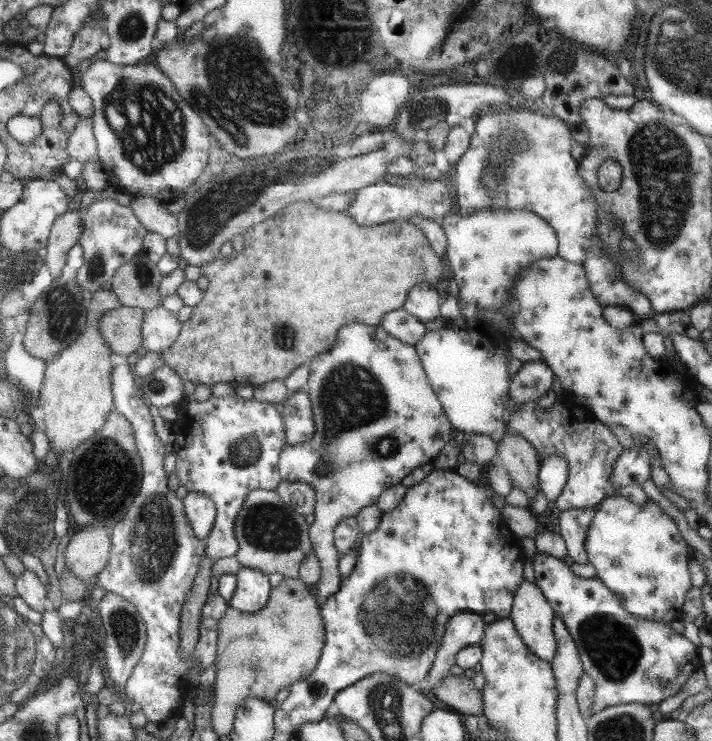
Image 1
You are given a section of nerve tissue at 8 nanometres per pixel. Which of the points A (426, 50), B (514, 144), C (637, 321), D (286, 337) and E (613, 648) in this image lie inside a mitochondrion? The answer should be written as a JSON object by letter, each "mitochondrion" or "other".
{"A":"other","B":"mitochondrion","C":"other","D":"mitochondrion","E":"mitochondrion"}

